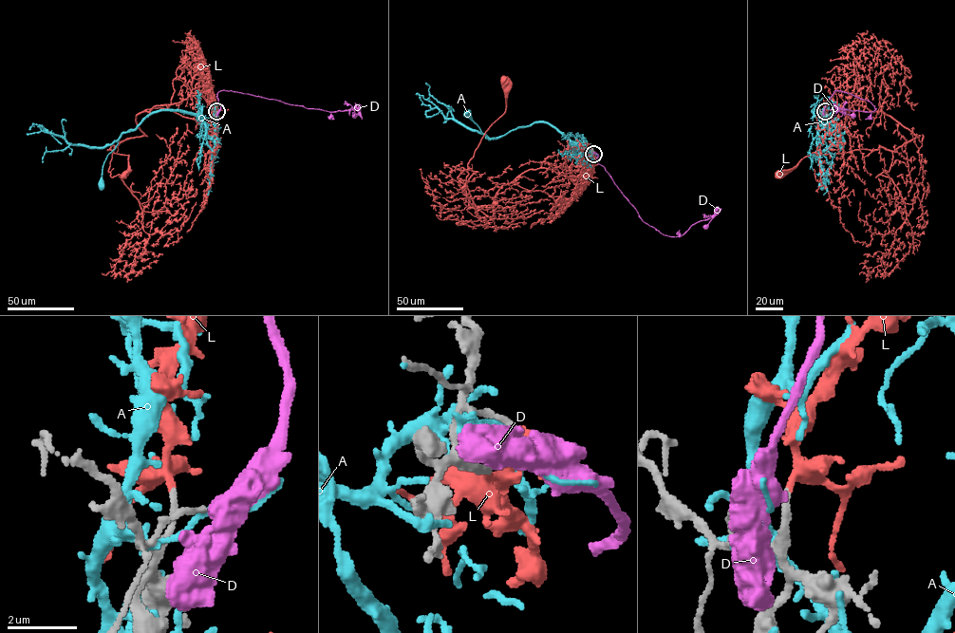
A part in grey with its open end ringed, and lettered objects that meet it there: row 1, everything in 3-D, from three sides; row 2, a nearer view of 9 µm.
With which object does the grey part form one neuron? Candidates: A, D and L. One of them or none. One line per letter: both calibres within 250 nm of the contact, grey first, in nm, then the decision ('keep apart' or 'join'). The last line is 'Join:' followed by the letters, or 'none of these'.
A: 140/170 nm | keep apart
D: 160/550 nm | keep apart
L: 190/220 nm | join
Join: L

